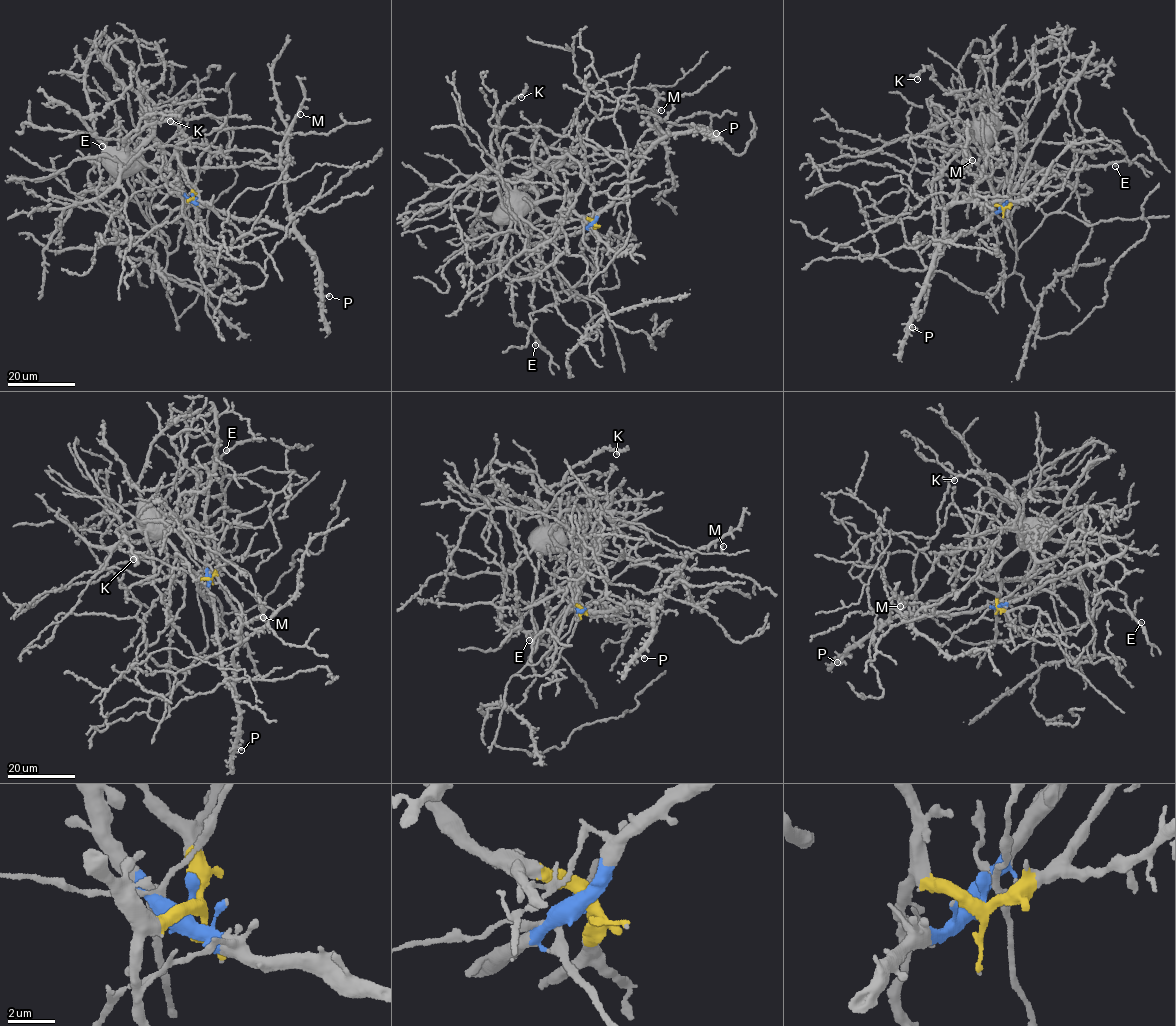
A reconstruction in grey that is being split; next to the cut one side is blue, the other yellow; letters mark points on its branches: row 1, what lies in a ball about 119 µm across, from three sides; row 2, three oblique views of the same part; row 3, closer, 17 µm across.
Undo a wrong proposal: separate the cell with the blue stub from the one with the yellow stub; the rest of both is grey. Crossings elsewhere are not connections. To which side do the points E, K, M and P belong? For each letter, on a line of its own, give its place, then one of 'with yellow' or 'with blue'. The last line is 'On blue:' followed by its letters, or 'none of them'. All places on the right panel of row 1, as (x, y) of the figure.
E: at (1115, 166); with yellow
K: at (917, 79); with yellow
M: at (972, 160); with blue
P: at (912, 327); with blue
On blue: M, P

